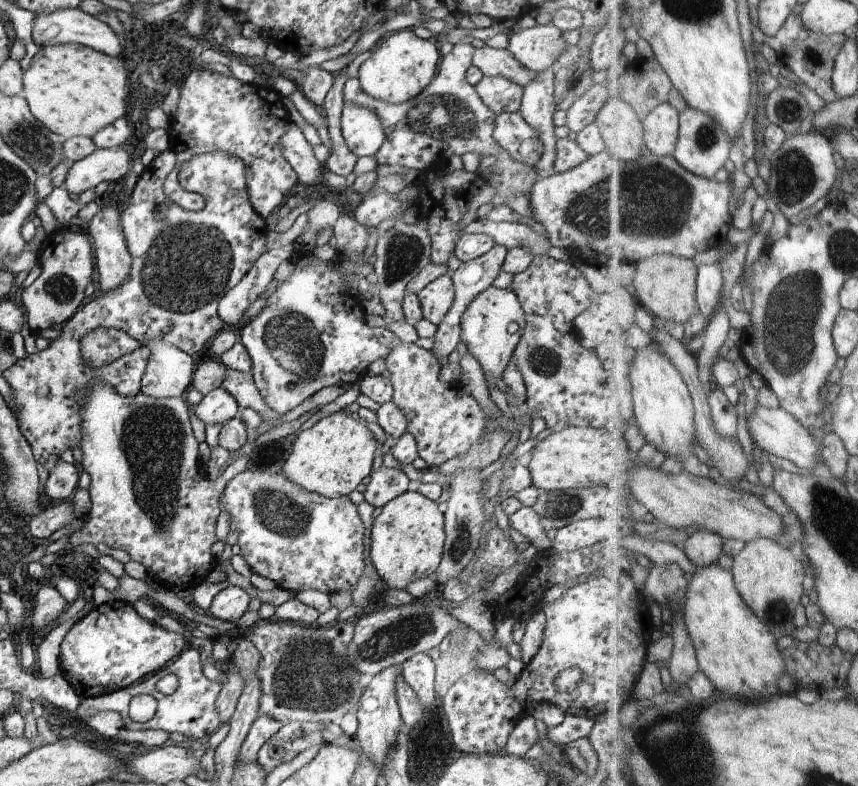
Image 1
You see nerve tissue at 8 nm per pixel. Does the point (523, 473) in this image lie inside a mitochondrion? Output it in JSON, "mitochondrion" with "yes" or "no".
{"mitochondrion":"no"}

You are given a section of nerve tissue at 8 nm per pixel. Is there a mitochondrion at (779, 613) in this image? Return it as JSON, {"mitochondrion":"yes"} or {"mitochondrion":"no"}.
{"mitochondrion":"yes"}

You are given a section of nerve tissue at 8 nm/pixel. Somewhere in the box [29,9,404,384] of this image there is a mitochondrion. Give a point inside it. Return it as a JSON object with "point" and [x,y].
{"point":[188,268]}

